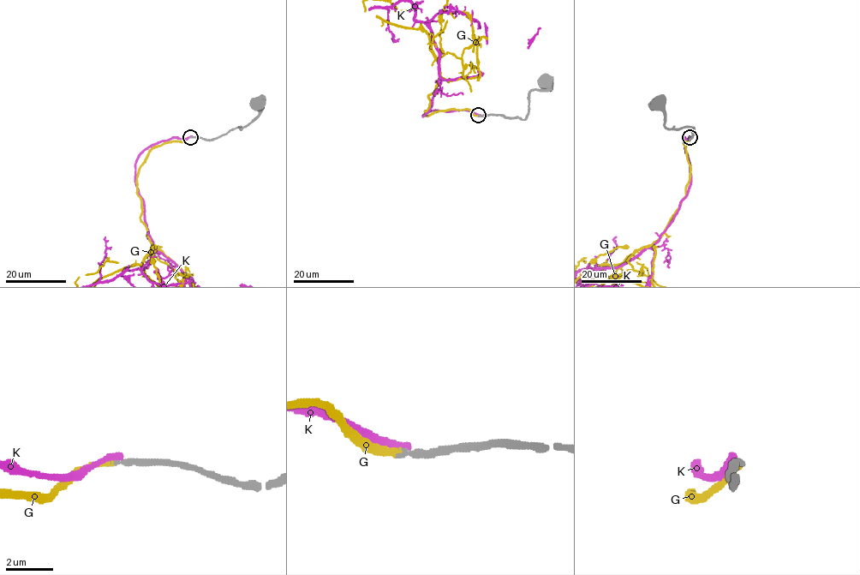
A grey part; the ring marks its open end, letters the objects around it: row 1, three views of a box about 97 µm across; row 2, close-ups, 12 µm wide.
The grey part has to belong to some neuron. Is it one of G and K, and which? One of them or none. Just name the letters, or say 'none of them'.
G

